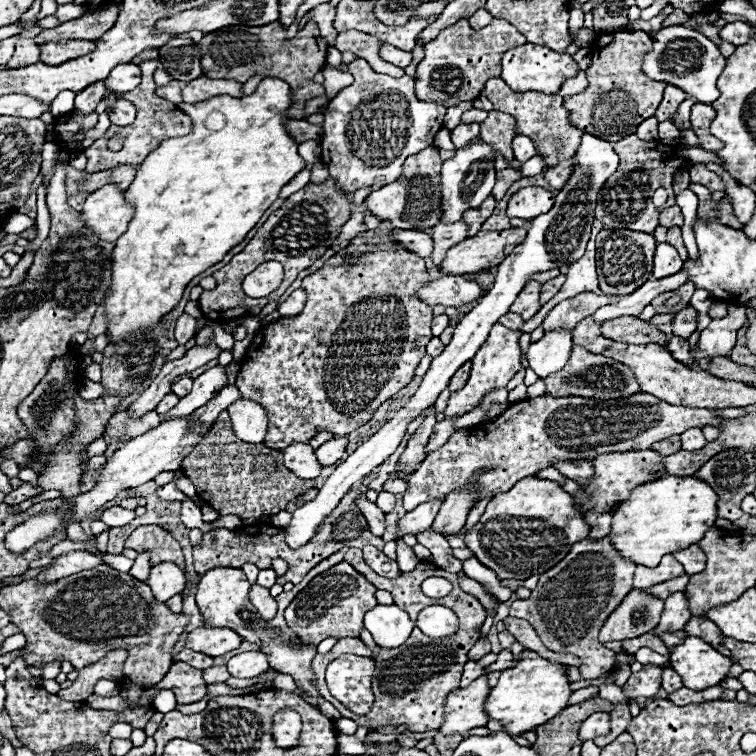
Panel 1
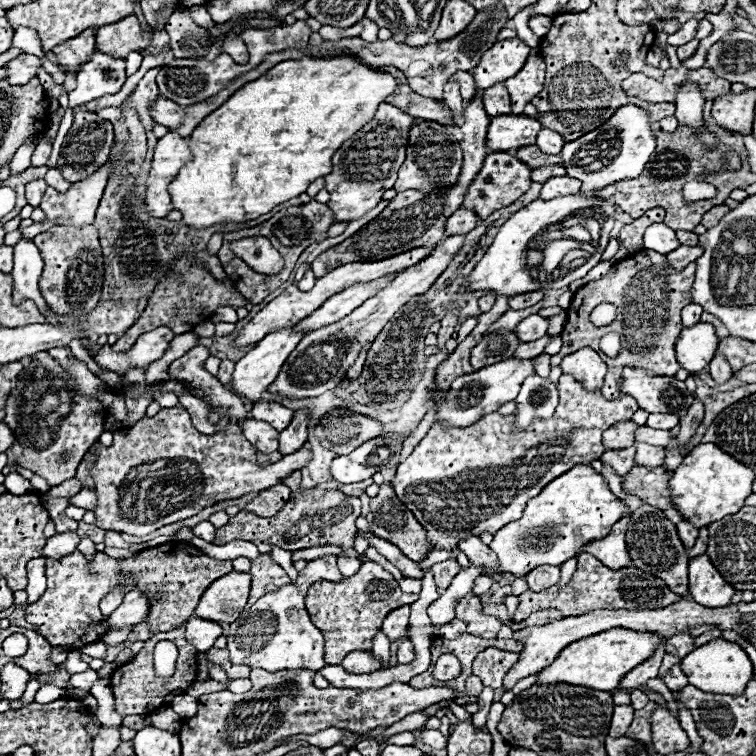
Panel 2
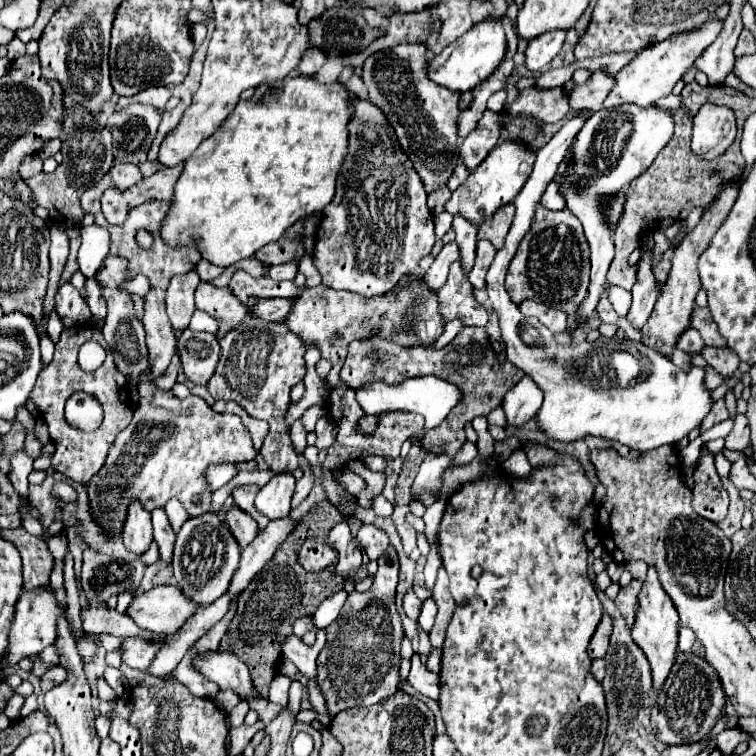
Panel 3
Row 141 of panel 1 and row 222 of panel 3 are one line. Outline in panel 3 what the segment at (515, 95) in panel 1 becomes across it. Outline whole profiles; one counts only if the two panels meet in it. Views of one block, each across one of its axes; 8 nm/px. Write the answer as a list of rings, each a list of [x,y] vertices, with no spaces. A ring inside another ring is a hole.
[[[544,206],[536,208],[536,220],[532,220],[528,236],[524,236],[512,264],[508,266],[506,292],[512,296],[512,302],[520,304],[522,300],[532,298],[546,306],[564,310],[568,314],[568,324],[572,324],[578,304],[586,298],[588,274],[590,250],[580,220],[568,208],[558,212],[546,210]]]

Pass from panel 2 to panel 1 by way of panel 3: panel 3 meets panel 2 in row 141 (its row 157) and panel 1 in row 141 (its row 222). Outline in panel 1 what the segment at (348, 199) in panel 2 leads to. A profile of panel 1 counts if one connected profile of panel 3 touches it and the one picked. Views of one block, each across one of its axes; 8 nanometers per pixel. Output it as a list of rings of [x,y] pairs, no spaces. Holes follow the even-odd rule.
[[[362,58],[350,62],[348,72],[354,76],[354,82],[348,88],[340,90],[334,100],[330,100],[328,110],[324,114],[326,120],[322,126],[324,136],[320,138],[320,146],[322,146],[322,162],[330,168],[330,176],[336,180],[338,188],[342,188],[344,192],[356,192],[358,188],[364,186],[384,186],[390,184],[392,180],[398,180],[404,160],[434,144],[434,136],[444,124],[446,108],[434,102],[418,100],[414,96],[414,78],[406,74],[402,78],[378,74]]]

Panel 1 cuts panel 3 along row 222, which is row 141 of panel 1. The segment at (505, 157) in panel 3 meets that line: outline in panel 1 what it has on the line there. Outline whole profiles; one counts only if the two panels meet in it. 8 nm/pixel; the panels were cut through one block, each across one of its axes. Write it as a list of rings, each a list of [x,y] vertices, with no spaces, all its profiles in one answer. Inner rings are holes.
[[[474,140],[468,146],[456,150],[456,156],[446,160],[440,172],[440,194],[442,194],[442,218],[440,222],[450,224],[462,220],[462,212],[468,208],[480,208],[480,200],[486,200],[494,188],[494,152],[482,140]]]

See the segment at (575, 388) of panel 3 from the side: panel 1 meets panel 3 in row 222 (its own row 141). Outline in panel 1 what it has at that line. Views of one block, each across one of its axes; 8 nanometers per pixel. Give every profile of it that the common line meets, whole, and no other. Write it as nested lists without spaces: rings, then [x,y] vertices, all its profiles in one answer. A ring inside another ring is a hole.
[[[520,134],[514,136],[512,148],[514,148],[514,158],[518,162],[526,162],[532,156],[536,156],[536,148],[534,148],[534,144],[532,144],[532,140],[528,136],[520,136]]]

